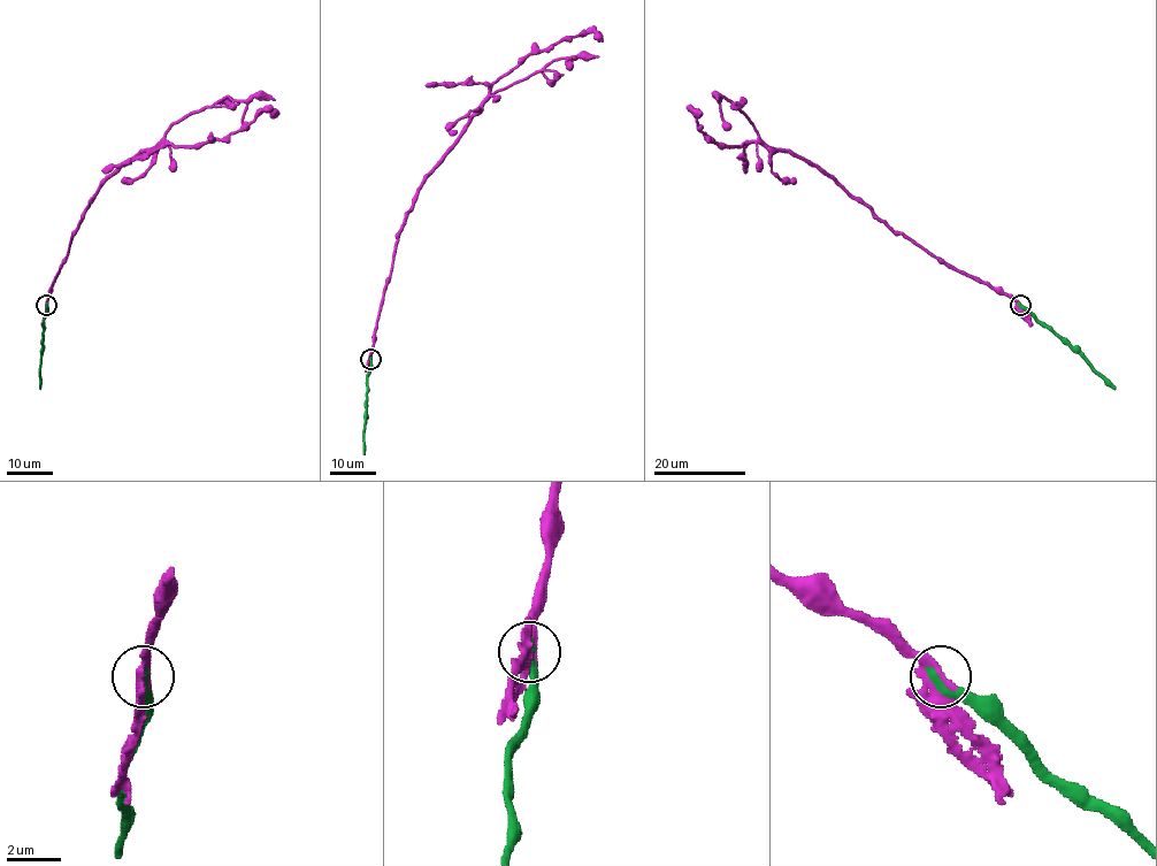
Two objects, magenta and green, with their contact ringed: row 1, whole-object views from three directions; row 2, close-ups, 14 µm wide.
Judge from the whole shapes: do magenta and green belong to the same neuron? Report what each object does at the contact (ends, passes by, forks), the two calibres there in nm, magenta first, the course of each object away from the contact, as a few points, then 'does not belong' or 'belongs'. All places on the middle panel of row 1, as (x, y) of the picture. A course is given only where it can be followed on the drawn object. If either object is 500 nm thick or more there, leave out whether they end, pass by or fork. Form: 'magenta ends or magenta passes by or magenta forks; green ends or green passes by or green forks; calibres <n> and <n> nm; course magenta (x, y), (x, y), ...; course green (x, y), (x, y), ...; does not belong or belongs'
magenta passes by; green ends; calibres 200 and 360 nm; course magenta (370, 359), (397, 234), (422, 181), (454, 143), (489, 87), (527, 56), (564, 39), (592, 31), (602, 40); course green (370, 359), (364, 453); belongs

